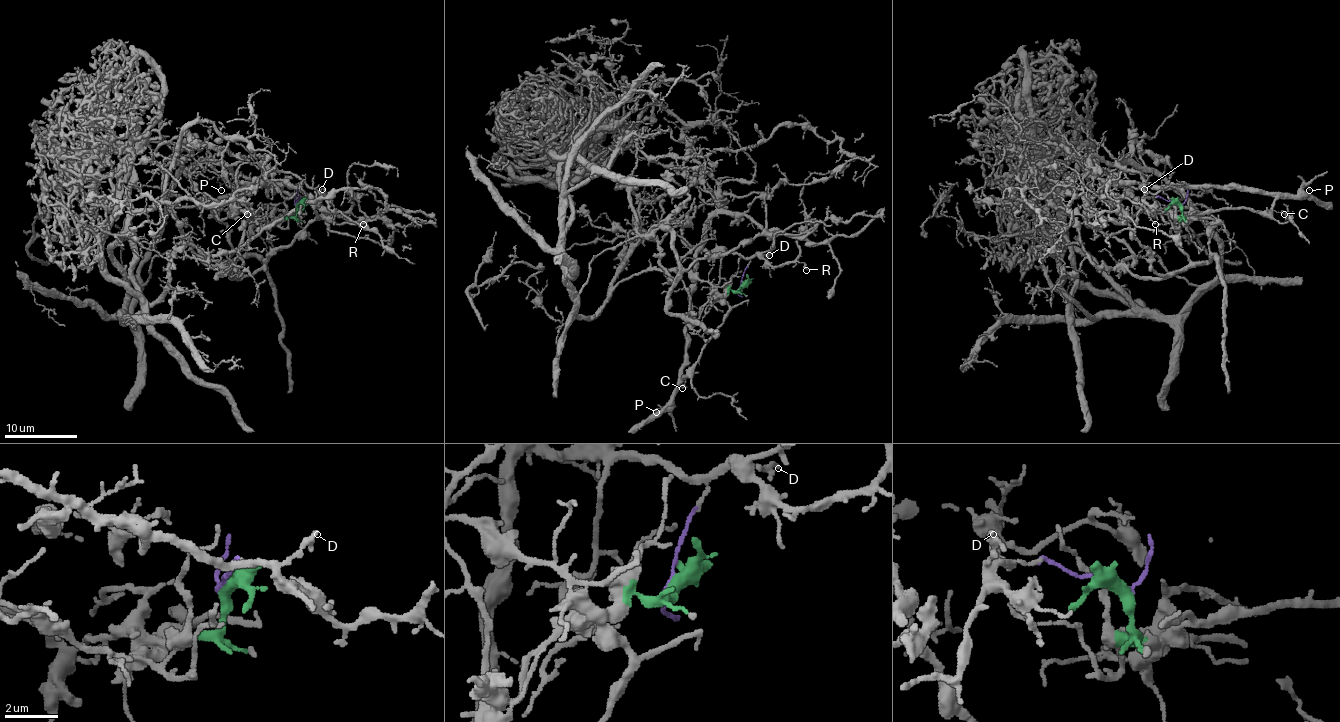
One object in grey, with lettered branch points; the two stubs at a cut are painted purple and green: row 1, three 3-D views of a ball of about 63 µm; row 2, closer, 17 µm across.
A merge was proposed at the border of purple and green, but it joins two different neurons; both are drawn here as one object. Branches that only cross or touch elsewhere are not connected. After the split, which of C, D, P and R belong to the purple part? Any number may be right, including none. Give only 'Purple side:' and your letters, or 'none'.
Purple side: D, R

